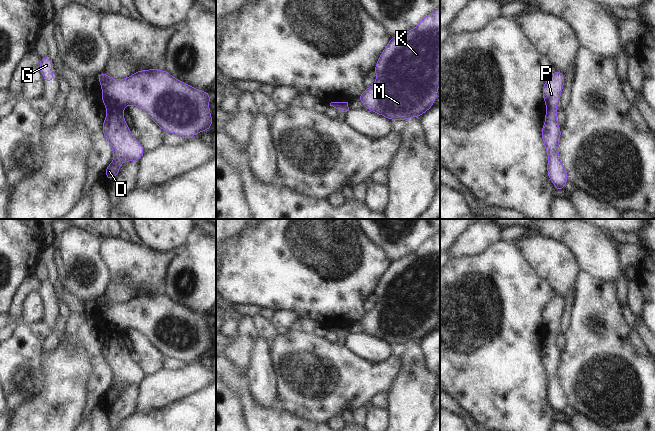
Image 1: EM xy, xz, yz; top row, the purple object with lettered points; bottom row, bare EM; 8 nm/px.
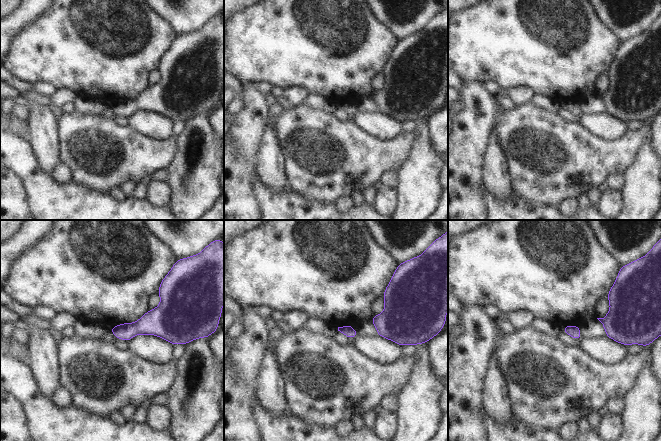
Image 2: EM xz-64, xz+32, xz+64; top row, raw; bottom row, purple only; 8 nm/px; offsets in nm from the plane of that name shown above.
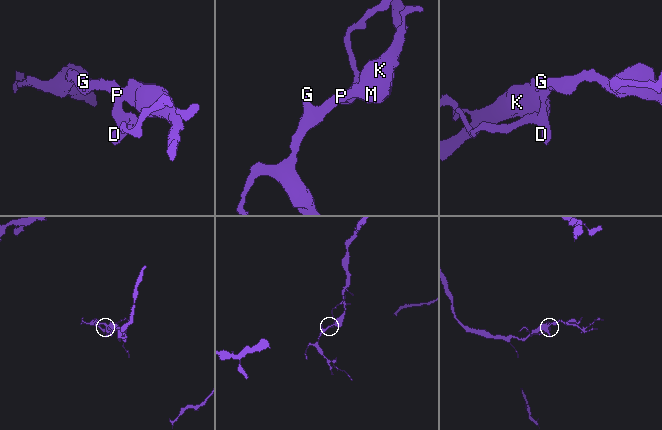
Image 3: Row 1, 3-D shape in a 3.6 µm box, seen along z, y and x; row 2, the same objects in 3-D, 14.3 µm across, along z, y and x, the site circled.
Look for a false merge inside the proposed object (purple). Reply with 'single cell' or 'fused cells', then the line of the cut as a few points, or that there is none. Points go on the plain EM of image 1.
fused cells | xy (122, 332), (111, 331), (106, 333)

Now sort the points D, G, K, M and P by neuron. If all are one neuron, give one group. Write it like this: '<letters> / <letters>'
D / G K M P

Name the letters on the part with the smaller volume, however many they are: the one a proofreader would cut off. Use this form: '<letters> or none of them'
D

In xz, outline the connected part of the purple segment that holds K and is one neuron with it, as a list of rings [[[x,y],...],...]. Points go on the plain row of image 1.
[[[440,231],[416,251],[392,260],[373,293],[375,307],[357,322],[364,332],[391,344],[420,341],[432,332],[440,308]]]

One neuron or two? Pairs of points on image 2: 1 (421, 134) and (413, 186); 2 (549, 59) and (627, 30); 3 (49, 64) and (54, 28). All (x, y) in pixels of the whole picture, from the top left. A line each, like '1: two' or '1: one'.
1: one
2: two
3: one

